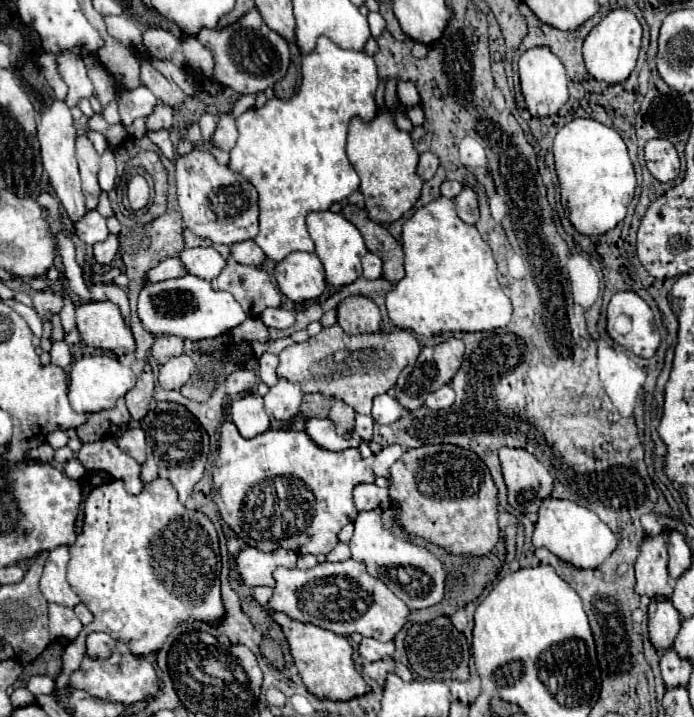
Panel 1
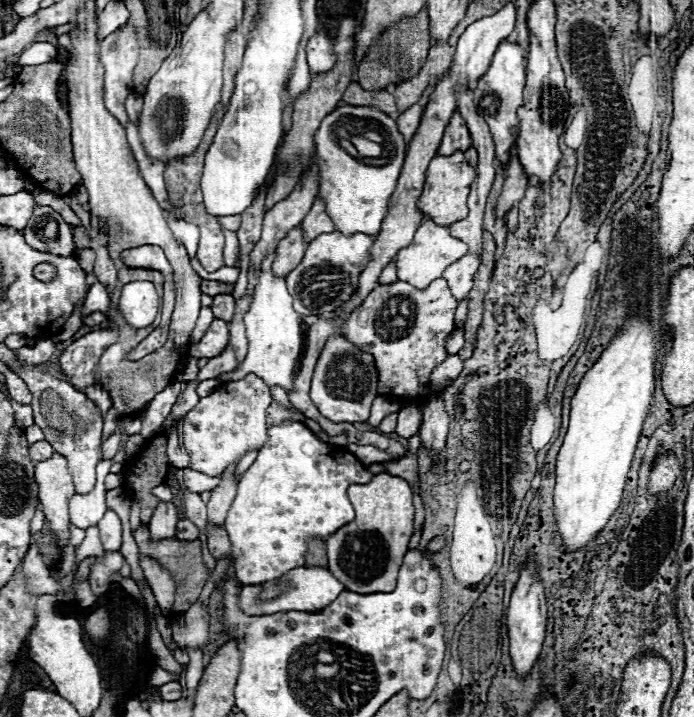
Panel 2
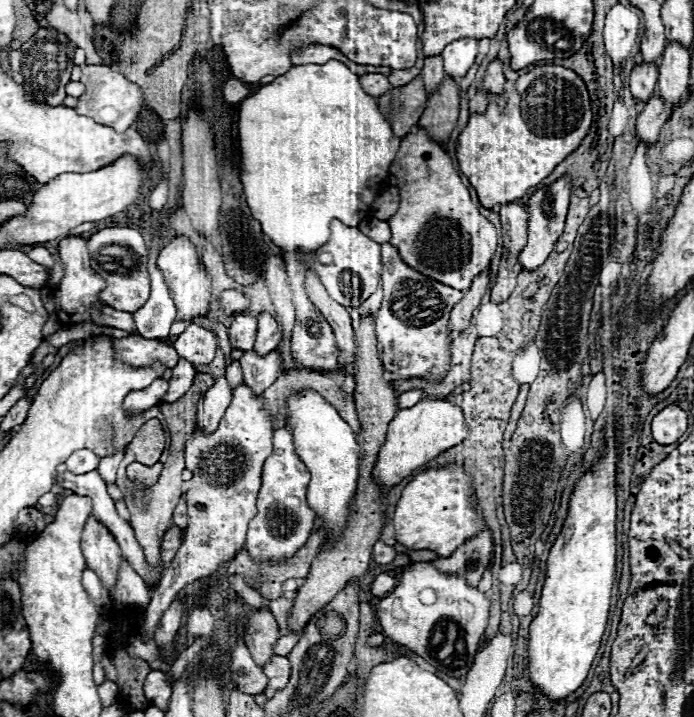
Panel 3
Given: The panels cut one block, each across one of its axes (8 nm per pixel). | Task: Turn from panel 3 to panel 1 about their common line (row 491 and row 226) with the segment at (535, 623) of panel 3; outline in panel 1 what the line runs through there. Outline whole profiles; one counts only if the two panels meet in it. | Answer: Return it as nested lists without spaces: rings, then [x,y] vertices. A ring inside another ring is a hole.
[[[574,118],[566,126],[562,126],[554,138],[554,160],[556,174],[560,180],[560,202],[568,214],[568,220],[578,232],[598,236],[612,230],[618,222],[626,218],[626,208],[632,202],[636,190],[636,174],[626,144],[614,128],[604,126],[602,122],[592,118]]]

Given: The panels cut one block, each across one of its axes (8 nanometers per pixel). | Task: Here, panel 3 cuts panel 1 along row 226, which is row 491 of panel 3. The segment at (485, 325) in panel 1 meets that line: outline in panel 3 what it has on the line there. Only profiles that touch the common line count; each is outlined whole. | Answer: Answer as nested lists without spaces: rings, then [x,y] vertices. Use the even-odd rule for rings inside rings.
[[[446,464],[446,466],[430,466],[424,472],[416,474],[406,488],[402,490],[402,496],[396,504],[396,512],[392,518],[394,524],[394,540],[398,544],[404,544],[406,550],[432,550],[438,556],[452,556],[452,552],[462,546],[466,540],[474,538],[484,526],[484,514],[480,504],[476,502],[476,490],[470,472],[466,472],[464,466],[460,464]]]

